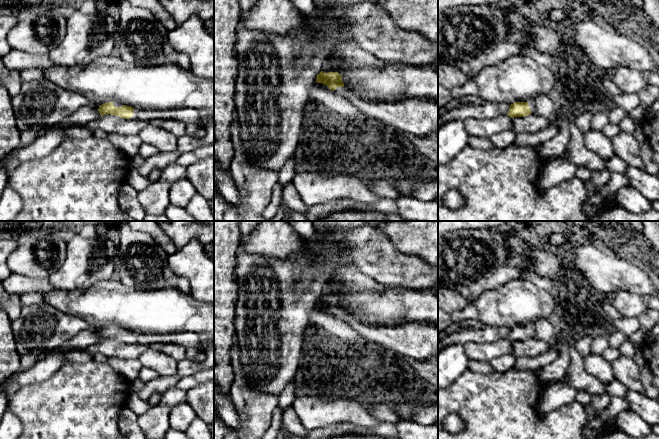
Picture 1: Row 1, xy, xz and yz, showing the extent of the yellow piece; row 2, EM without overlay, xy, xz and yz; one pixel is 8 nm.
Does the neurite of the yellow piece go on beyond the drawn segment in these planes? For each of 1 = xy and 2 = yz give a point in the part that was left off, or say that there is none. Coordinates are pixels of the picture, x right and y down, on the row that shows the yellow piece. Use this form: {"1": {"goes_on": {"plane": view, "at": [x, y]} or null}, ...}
{"1": {"goes_on": {"plane": "xy", "at": [117, 104]}}, "2": {"goes_on": {"plane": "yz", "at": [531, 103]}}}

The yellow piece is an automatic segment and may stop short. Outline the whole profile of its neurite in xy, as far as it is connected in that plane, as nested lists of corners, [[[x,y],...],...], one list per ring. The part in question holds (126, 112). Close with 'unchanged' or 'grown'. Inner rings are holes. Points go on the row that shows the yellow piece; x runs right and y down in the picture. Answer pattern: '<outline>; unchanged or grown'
[[[111,101],[99,106],[98,111],[101,116],[111,114],[124,119],[129,119],[133,116],[134,108],[124,105],[117,101]]]; grown

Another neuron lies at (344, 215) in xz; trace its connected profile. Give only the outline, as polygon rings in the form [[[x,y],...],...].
[[[342,211],[330,214],[320,221],[387,221],[381,212]]]

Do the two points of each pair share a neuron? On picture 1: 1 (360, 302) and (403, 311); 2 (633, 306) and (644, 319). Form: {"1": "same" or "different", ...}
{"1": "same", "2": "different"}

